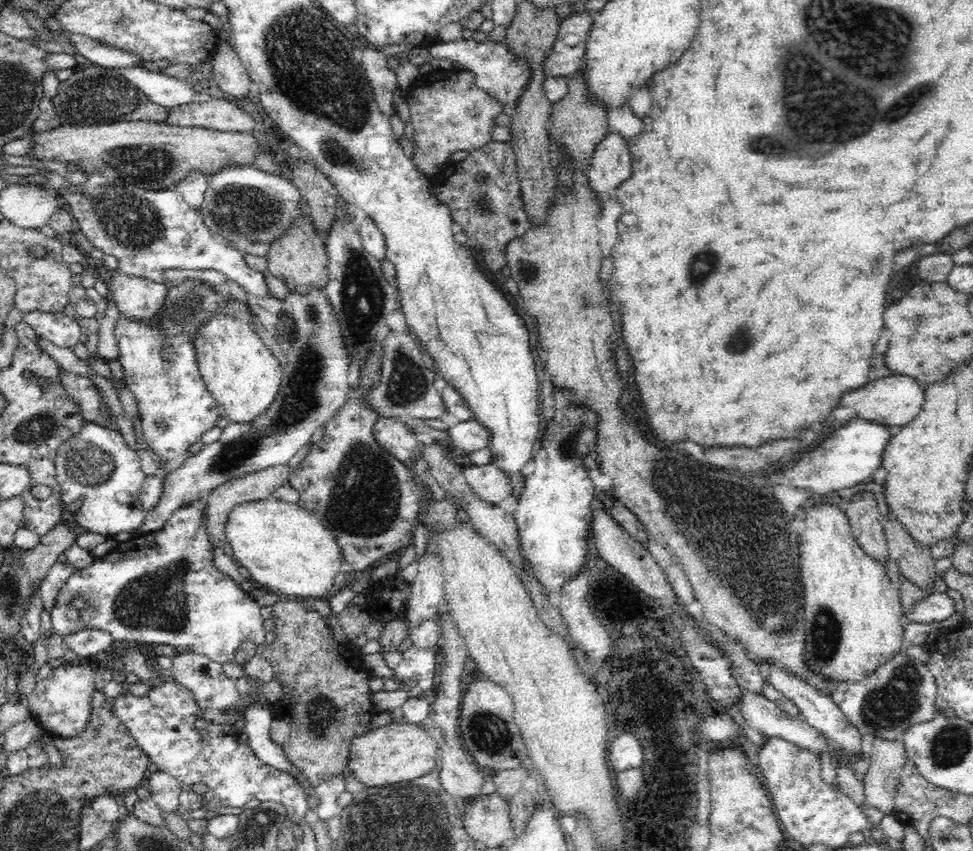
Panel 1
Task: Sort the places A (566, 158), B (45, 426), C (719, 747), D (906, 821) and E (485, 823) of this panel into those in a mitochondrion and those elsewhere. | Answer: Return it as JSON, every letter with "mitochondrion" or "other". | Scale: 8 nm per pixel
{"A":"other","B":"mitochondrion","C":"other","D":"other","E":"other"}

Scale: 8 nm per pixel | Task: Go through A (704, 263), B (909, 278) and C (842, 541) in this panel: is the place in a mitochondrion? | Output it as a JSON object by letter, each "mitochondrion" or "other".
{"A":"mitochondrion","B":"other","C":"other"}

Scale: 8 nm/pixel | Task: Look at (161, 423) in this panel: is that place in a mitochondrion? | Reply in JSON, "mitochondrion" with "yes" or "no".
{"mitochondrion":"yes"}

